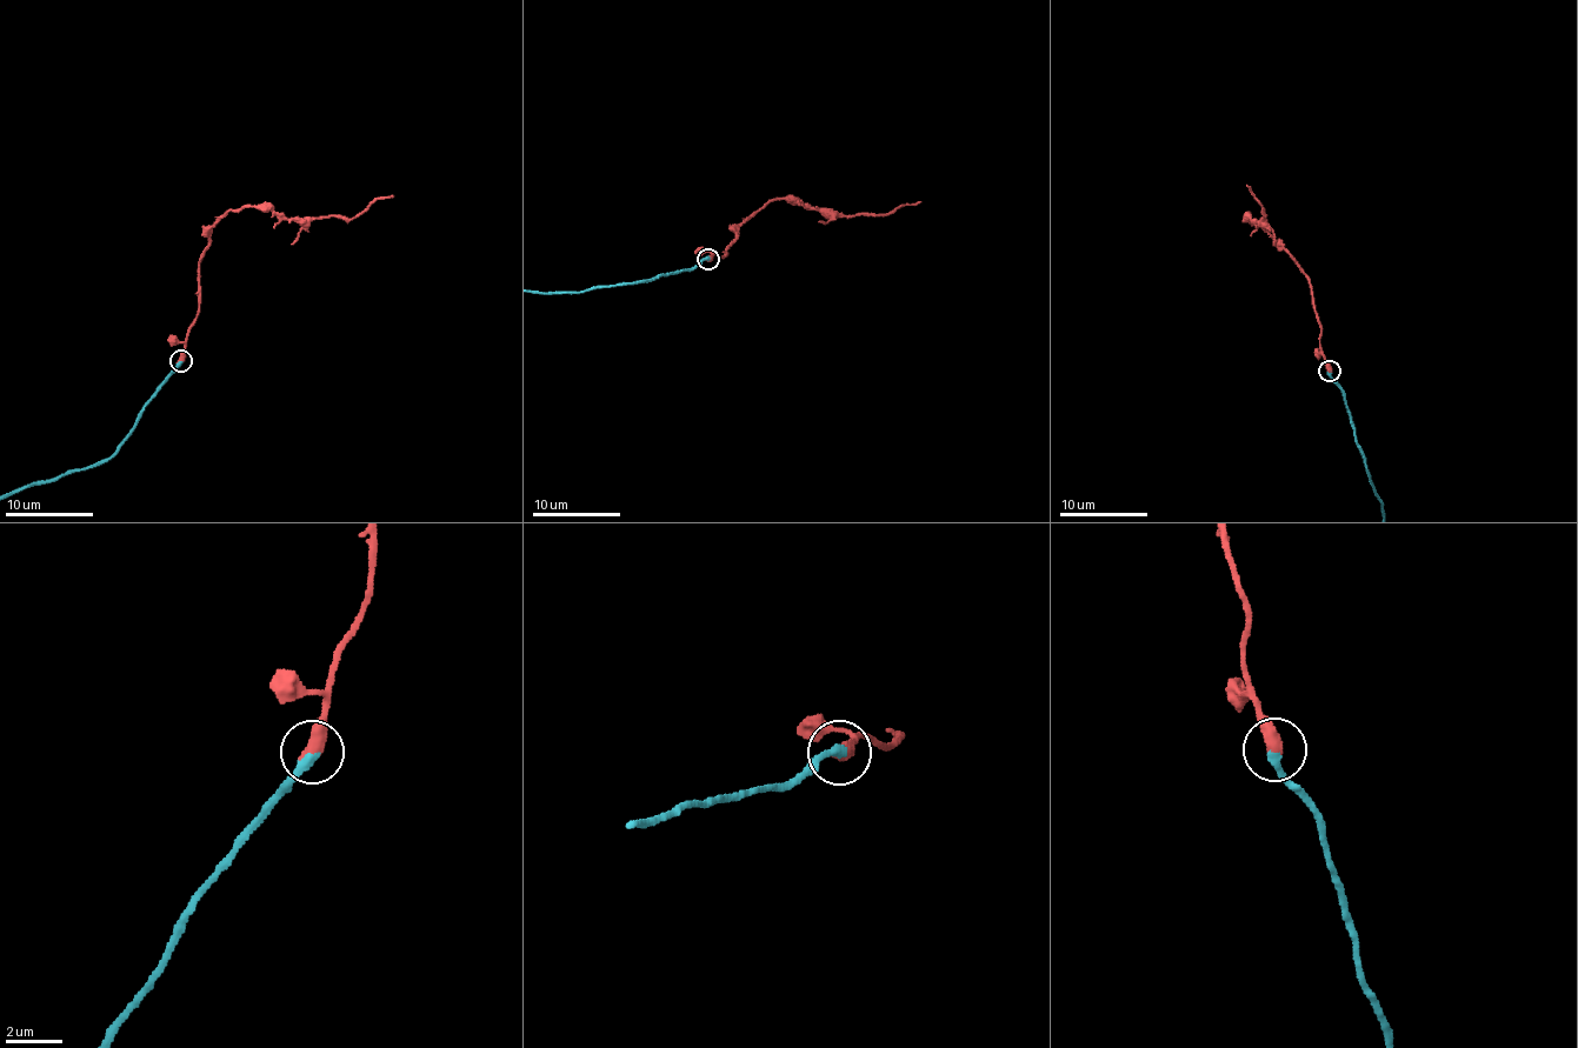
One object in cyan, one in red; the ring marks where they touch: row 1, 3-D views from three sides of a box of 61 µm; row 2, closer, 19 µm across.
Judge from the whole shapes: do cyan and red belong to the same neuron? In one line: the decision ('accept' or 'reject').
accept

